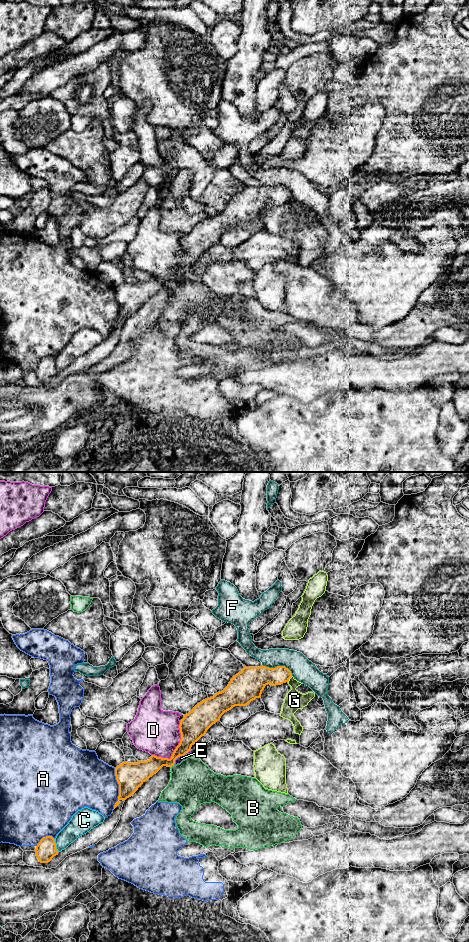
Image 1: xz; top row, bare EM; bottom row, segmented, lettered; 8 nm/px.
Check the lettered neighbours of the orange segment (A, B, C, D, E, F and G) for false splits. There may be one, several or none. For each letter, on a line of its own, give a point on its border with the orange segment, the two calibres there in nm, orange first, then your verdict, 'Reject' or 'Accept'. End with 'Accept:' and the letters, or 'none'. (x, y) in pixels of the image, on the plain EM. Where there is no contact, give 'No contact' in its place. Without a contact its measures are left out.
A: Touches orange at xz (119, 309). Thickness 220 nm (orange) against 400 nm. Reject
B: Touches orange at xz (172, 285). Thickness 160 nm (orange) against 360 nm. Reject
C: Touches orange at xz (55, 366). Thickness 160 nm (orange) against 160 nm. Reject
D: Touches orange at xz (176, 268). Thickness 220 nm (orange) against 360 nm. Reject
E: Touches orange at xz (180, 275). Thickness 200 nm (orange) against 50 nm. Reject
F: Touches orange at xz (278, 186). Thickness 240 nm (orange) against 190 nm. Reject
G: Touches orange at xz (289, 198). Thickness 180 nm (orange) against 160 nm. Reject
Accept: none

